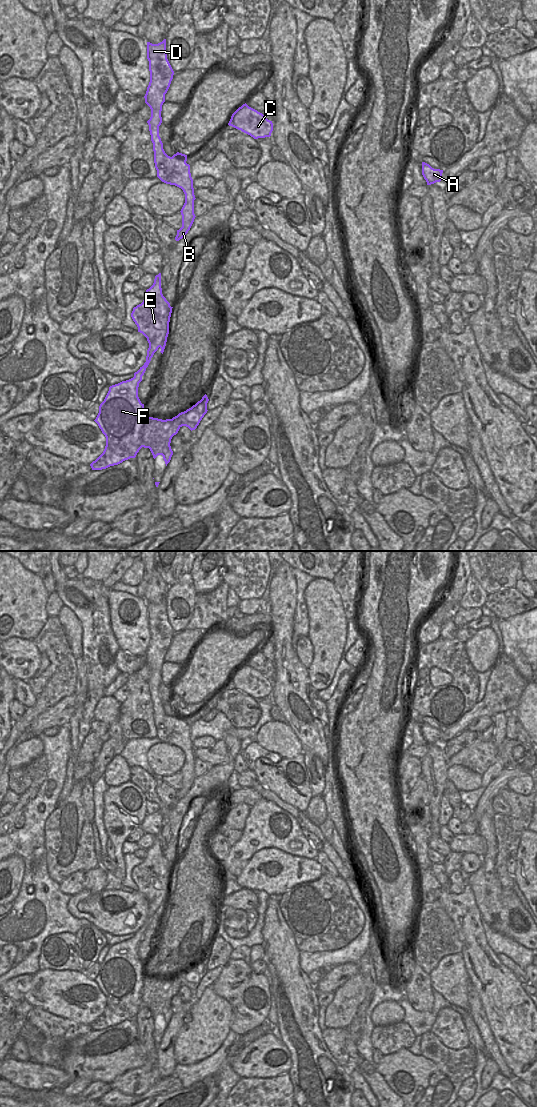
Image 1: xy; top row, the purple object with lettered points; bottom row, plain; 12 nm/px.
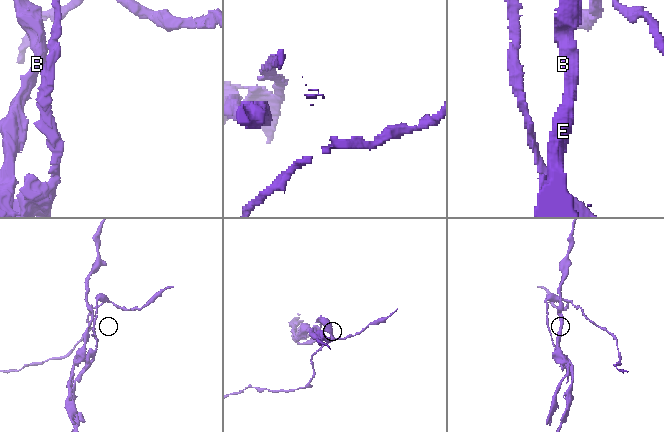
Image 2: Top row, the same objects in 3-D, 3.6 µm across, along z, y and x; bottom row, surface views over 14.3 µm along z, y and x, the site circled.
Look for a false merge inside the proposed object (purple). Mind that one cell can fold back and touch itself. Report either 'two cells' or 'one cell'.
two cells

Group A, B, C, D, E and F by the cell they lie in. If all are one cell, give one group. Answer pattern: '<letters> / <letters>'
A C / B D E F

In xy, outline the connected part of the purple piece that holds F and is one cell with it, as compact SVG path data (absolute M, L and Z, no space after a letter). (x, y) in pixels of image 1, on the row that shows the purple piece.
M161 273L155 276L153 285L146 290L143 302L133 308L131 317L149 343L146 362L134 373L134 377L109 387L99 413L94 420L106 437L103 453L93 461L92 470L102 470L135 458L142 448L144 404L138 397L142 381L154 353L161 348L163 354L169 334L172 313L170 303L162 294Z

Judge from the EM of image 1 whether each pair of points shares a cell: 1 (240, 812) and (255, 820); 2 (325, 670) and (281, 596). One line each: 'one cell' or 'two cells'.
1: two cells
2: two cells

